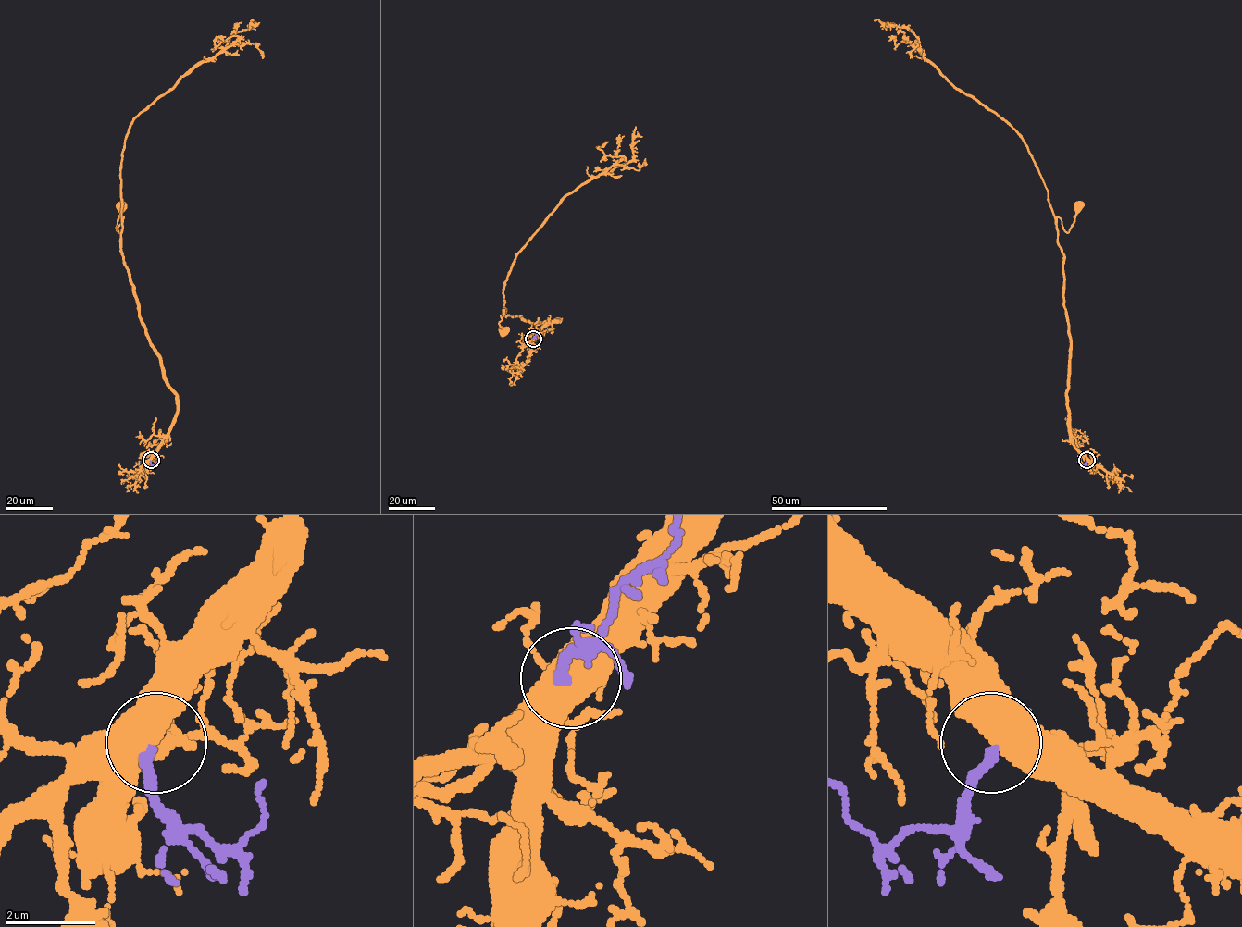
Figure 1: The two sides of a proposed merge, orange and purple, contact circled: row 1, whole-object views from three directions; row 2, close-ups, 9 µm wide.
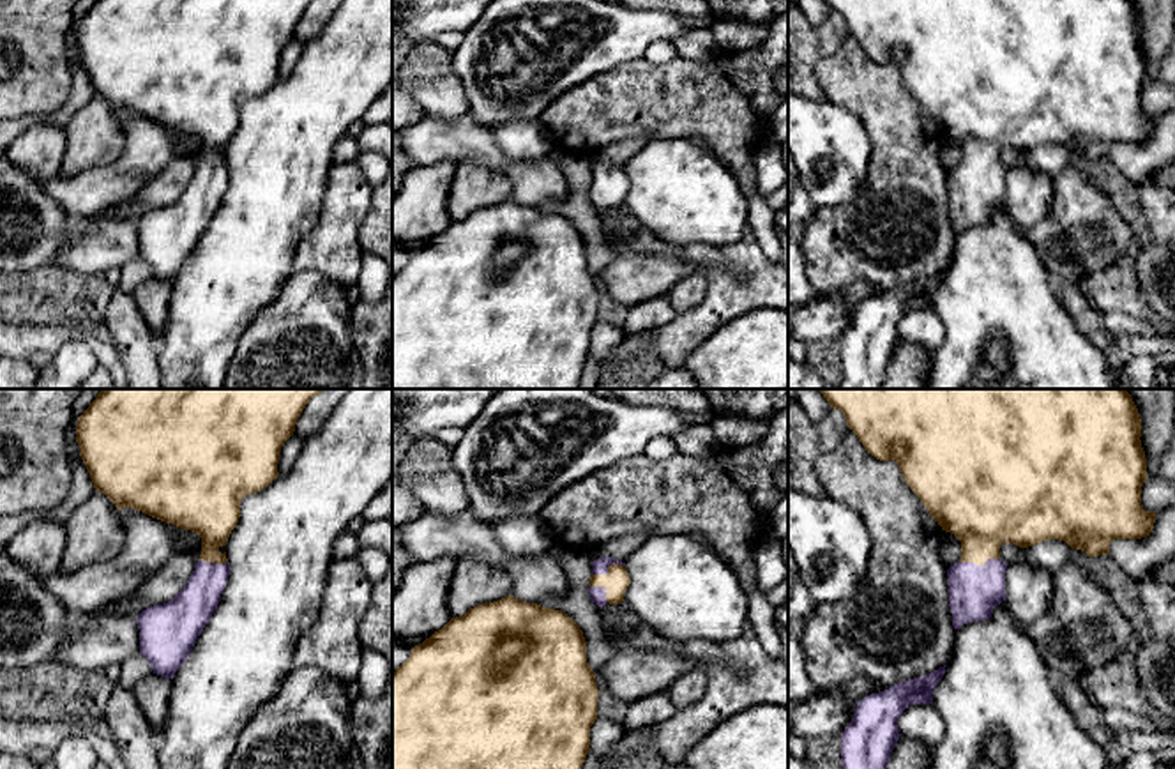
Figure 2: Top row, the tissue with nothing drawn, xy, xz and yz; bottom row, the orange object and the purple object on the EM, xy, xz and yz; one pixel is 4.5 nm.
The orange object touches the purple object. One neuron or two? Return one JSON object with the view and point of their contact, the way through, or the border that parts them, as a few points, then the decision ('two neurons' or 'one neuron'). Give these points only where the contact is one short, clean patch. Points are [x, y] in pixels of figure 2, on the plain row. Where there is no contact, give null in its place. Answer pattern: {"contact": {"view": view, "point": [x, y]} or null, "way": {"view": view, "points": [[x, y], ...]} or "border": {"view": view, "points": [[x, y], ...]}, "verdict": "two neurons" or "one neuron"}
{"contact": {"view": "yz", "point": [979, 168]}, "way": {"view": "yz", "points": [[983, 114], [979, 168], [979, 182], [974, 195]]}, "verdict": "one neuron"}

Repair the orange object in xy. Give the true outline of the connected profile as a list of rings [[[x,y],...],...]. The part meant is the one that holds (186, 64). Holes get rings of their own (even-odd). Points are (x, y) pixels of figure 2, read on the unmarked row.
[[[95,0],[76,28],[80,60],[95,95],[104,97],[117,113],[133,111],[161,126],[196,136],[201,159],[184,193],[168,207],[154,209],[136,221],[140,258],[154,278],[173,283],[191,258],[200,237],[221,205],[230,180],[226,150],[240,122],[240,104],[262,95],[277,80],[279,57],[293,39],[295,28],[315,0]]]

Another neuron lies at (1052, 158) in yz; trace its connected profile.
[[[1048,143],[1025,152],[1016,166],[1044,171],[1055,177],[1071,164],[1071,154],[1073,152],[1065,145]]]

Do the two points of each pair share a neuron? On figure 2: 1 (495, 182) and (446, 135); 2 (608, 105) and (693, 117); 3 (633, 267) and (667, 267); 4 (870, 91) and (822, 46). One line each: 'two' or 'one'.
1: two
2: one
3: one
4: two

